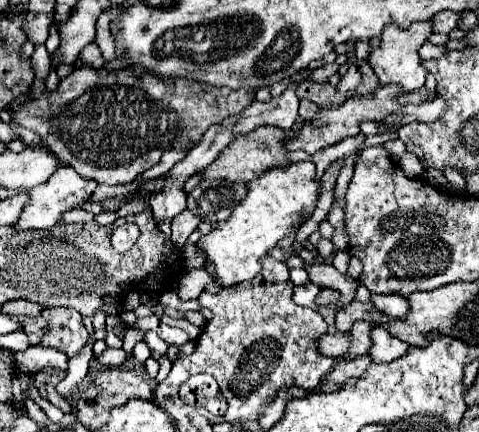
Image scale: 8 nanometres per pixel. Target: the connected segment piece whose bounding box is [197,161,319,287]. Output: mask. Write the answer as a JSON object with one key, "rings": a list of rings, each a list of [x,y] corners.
{"rings":[[[311,161],[267,169],[261,177],[247,183],[247,195],[239,207],[233,209],[231,217],[215,223],[207,235],[199,237],[197,249],[205,257],[203,267],[211,265],[215,269],[215,283],[219,287],[231,287],[233,283],[253,279],[261,267],[259,259],[299,223],[299,217],[313,213],[319,201],[319,183],[313,179],[313,173],[315,165]]]}

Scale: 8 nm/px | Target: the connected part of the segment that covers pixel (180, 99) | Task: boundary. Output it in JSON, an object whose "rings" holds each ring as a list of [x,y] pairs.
{"rings":[[[83,65],[81,69],[75,69],[71,75],[61,79],[53,93],[41,93],[39,97],[25,101],[21,107],[13,109],[11,115],[21,127],[35,131],[53,155],[57,155],[65,165],[73,167],[85,179],[93,179],[95,183],[105,185],[121,185],[135,181],[143,171],[157,165],[163,151],[171,147],[185,149],[187,145],[197,143],[207,127],[243,111],[249,105],[251,99],[247,89],[231,91],[227,87],[213,87],[201,81],[163,81],[149,71],[135,75],[133,69],[109,71],[105,67],[95,69],[91,65]]]}

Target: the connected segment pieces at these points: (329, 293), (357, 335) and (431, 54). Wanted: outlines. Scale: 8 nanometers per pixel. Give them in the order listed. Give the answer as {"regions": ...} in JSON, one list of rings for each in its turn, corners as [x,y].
{"regions":[[[[321,289],[315,301],[317,301],[317,305],[331,305],[331,303],[337,303],[339,297],[341,295],[335,289]]],[[[355,321],[351,331],[349,331],[349,337],[351,337],[351,343],[349,343],[349,349],[345,351],[345,359],[355,359],[359,355],[367,355],[367,347],[371,347],[371,323],[367,321]]],[[[425,41],[419,49],[419,57],[421,59],[437,59],[439,55],[443,55],[447,49],[445,47],[437,47],[437,45],[431,45],[429,41]]]]}

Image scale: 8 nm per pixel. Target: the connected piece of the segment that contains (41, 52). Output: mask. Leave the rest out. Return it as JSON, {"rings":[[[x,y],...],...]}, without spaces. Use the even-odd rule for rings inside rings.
{"rings":[[[35,45],[35,53],[33,53],[33,59],[31,59],[31,67],[35,71],[35,75],[39,79],[47,79],[49,71],[51,71],[51,55],[47,53],[45,45]]]}

